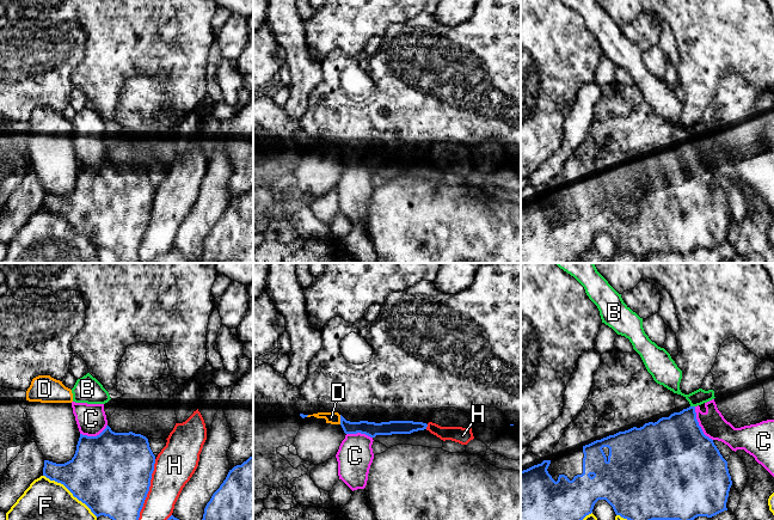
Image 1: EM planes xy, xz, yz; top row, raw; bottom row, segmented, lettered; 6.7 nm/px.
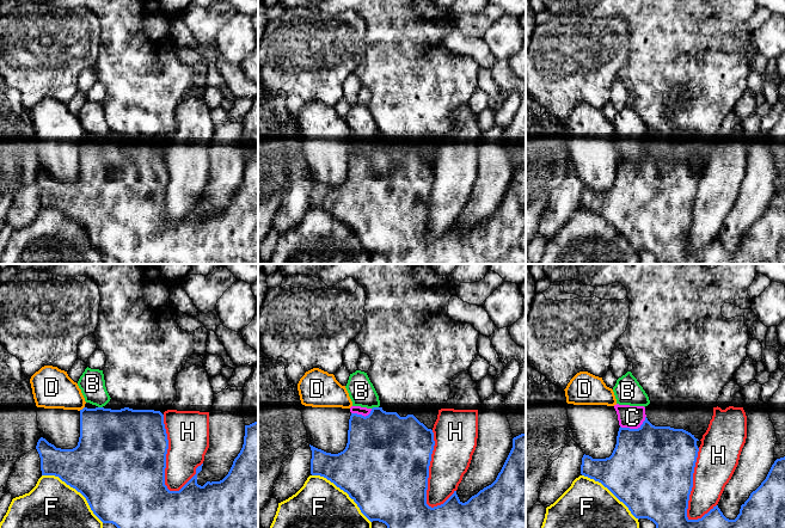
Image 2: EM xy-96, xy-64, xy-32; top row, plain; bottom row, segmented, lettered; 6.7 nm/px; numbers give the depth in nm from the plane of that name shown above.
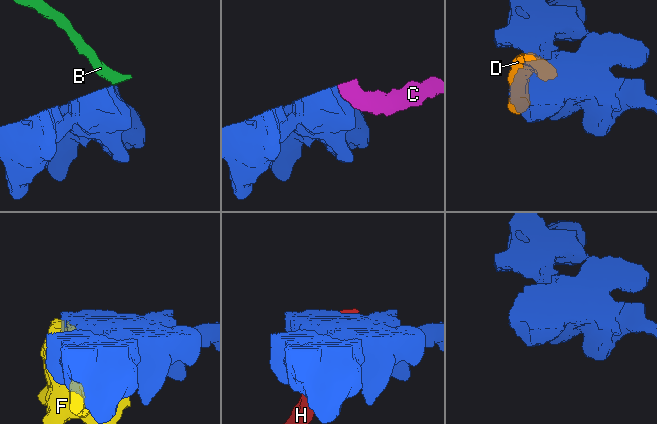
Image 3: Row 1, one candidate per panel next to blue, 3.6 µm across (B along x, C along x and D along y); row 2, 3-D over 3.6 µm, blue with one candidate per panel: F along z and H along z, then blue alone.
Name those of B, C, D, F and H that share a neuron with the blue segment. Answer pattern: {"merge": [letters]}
{"merge": []}

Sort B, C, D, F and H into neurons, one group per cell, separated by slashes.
B C / D / F / H

